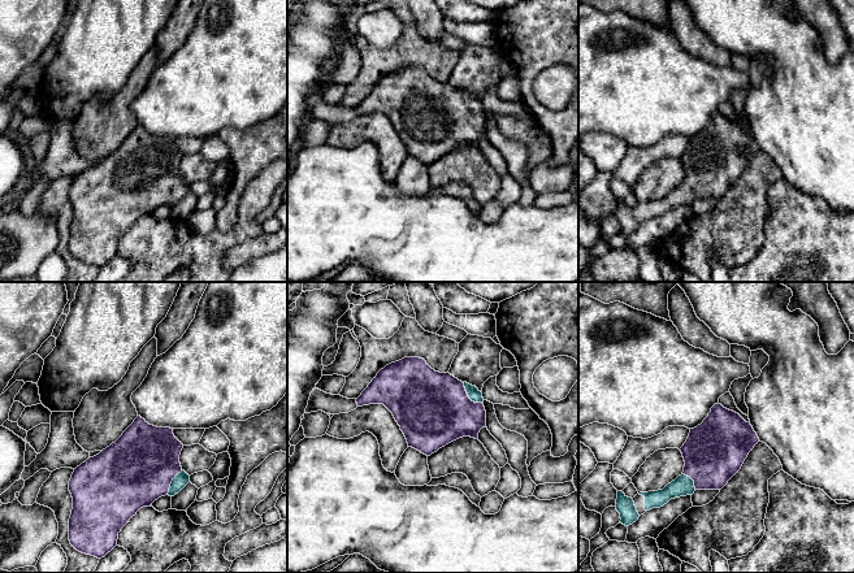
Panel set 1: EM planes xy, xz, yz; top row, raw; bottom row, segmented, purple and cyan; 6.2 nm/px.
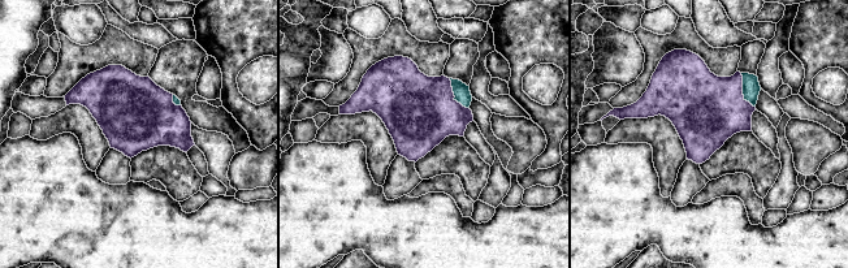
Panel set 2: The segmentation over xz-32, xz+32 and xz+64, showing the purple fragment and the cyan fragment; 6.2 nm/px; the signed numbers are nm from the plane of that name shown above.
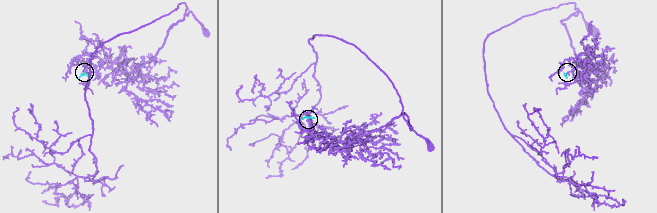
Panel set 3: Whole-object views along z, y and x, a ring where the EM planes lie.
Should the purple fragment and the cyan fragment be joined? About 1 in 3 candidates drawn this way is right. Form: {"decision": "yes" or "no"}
{"decision": "yes"}

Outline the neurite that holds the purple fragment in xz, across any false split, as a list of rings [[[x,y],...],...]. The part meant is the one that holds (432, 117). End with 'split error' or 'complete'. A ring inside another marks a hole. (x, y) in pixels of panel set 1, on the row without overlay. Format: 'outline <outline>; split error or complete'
outline [[[404,66],[386,74],[356,108],[356,112],[357,116],[383,113],[400,135],[408,156],[426,165],[463,146],[478,148],[480,139],[486,136],[482,101],[450,82],[435,81],[420,66]]]; split error

